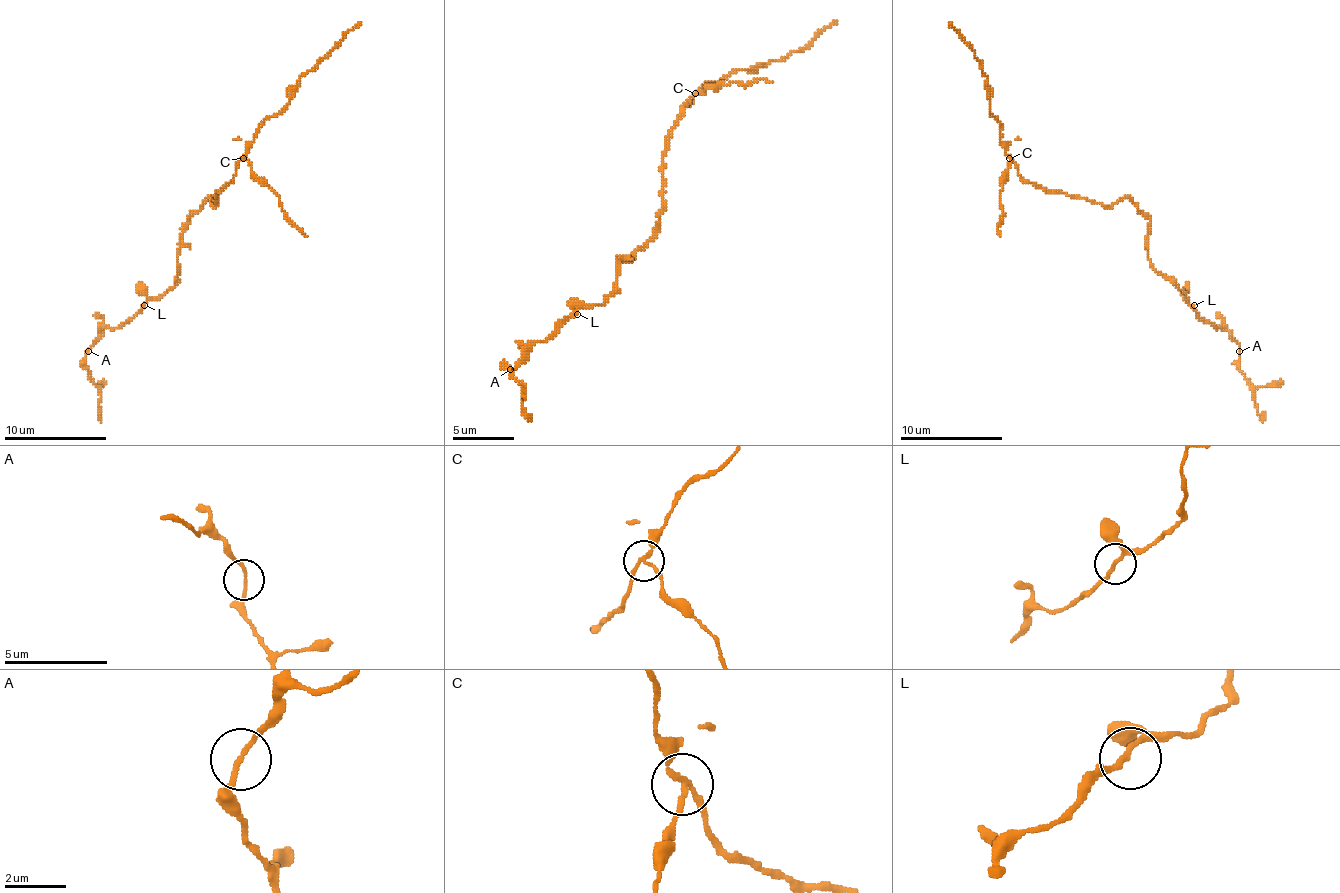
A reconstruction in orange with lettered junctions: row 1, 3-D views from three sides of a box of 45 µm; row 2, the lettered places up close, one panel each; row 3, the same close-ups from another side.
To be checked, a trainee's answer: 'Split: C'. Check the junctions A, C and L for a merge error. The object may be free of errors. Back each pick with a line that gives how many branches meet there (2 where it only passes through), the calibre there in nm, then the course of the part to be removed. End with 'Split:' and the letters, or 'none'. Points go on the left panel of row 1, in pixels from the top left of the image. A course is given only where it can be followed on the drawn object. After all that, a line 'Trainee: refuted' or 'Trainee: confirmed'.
C: Branches: 3. Thickness 140 nm. Course of the part to remove: (243, 157), (274, 193), (282, 211), (307, 236)
Split: C
Trainee: confirmed

